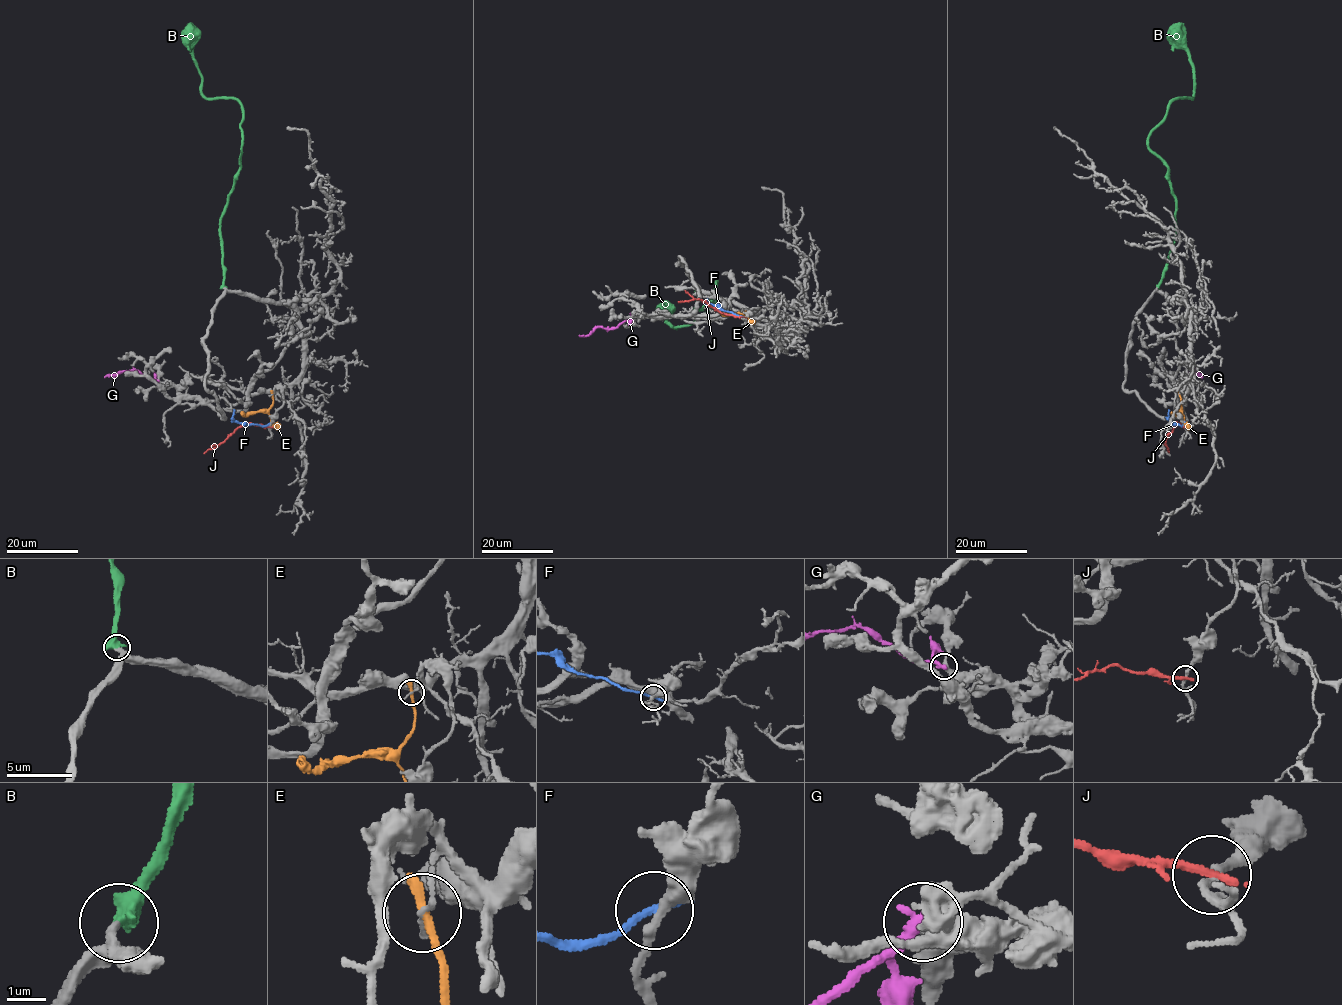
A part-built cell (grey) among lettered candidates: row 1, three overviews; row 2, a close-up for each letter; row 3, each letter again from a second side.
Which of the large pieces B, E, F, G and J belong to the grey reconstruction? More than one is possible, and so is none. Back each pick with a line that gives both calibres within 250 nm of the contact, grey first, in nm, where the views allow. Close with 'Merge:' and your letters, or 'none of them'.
B: Thickness 280 nm (grey) against 600 nm
Merge: B

